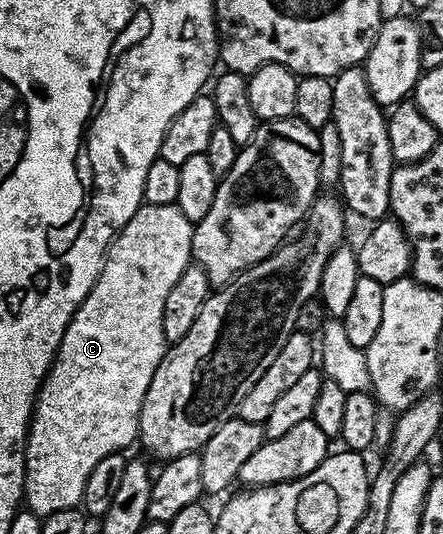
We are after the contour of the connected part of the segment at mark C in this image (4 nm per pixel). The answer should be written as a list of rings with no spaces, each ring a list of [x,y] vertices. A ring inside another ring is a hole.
[[[157,204],[140,206],[139,210],[129,221],[119,229],[119,233],[111,239],[111,247],[107,250],[107,257],[103,259],[103,267],[93,284],[93,288],[85,296],[85,300],[77,308],[77,312],[71,317],[71,323],[65,328],[65,336],[59,345],[59,351],[55,353],[55,360],[47,372],[43,385],[39,388],[39,397],[35,400],[35,409],[31,412],[31,429],[27,432],[27,478],[23,481],[23,496],[26,509],[34,514],[46,516],[53,512],[61,512],[65,508],[76,508],[83,501],[85,492],[85,480],[89,480],[89,472],[97,468],[97,460],[105,460],[105,456],[126,451],[127,445],[133,443],[139,437],[139,409],[145,400],[145,392],[149,388],[149,380],[153,380],[153,372],[157,372],[157,364],[161,364],[163,352],[169,343],[165,340],[161,328],[161,312],[165,309],[165,296],[177,284],[181,272],[185,272],[187,266],[192,265],[191,257],[191,232],[193,223],[183,215],[178,204]]]

